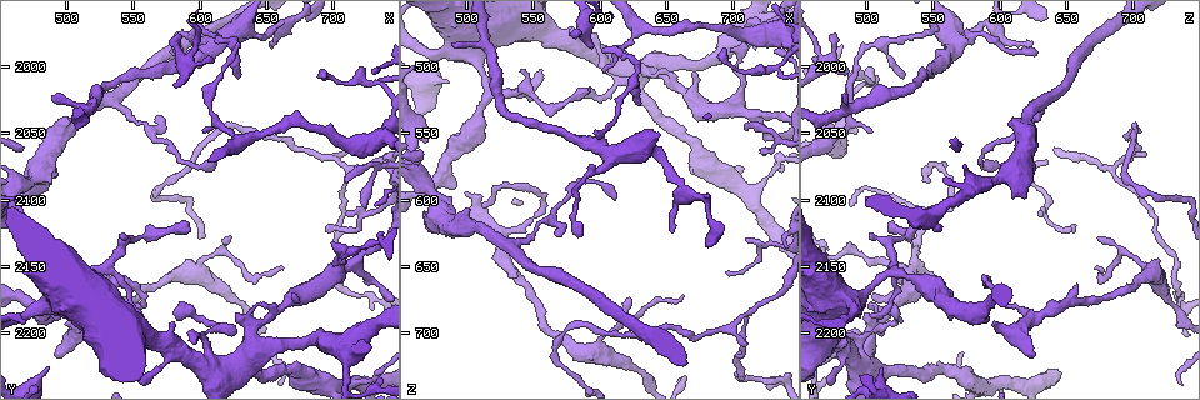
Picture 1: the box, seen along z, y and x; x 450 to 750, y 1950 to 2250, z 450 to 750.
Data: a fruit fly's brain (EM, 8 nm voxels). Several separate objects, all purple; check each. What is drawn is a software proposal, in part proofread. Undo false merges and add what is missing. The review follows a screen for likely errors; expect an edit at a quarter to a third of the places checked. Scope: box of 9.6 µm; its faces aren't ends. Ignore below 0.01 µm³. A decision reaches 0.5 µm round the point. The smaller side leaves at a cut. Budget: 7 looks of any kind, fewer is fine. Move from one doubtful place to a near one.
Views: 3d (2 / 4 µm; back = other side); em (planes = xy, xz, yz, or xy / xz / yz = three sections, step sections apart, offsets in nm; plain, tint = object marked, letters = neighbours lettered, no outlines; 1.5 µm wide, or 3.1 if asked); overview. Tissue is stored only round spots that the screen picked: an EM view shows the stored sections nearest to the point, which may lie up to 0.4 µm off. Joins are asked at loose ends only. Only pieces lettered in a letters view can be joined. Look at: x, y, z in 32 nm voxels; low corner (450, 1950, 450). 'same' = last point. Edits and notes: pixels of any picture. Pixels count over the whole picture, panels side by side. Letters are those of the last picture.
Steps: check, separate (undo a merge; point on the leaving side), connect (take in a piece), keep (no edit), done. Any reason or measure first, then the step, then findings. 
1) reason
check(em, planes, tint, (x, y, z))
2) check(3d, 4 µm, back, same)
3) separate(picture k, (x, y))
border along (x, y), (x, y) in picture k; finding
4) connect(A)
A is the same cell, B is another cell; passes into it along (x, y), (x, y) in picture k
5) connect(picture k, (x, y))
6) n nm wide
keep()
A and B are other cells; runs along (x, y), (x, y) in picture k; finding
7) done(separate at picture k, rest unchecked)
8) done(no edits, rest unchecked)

thin end
check(3d, 4 µm, (712, 2066, 708))

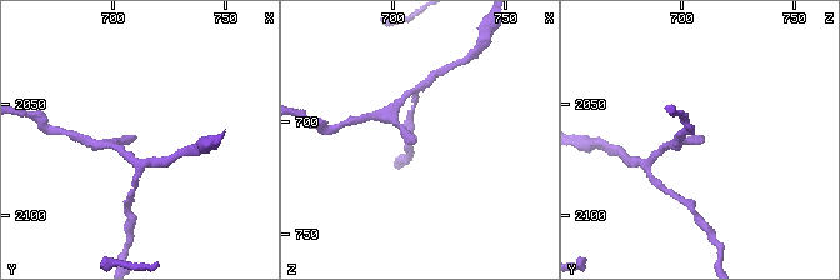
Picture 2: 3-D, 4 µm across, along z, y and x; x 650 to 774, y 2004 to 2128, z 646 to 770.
shape alone is not enough
check(em, planes, plain, (711, 2067, 708))

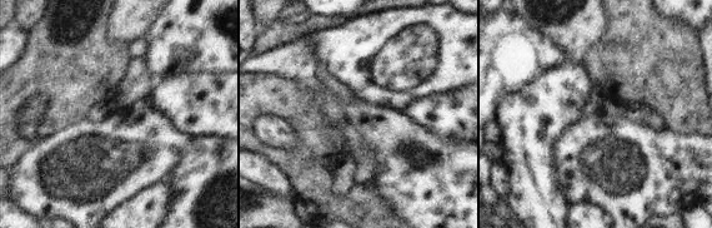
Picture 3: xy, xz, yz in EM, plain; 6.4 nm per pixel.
what lies round it
check(em, planes, letters, same)

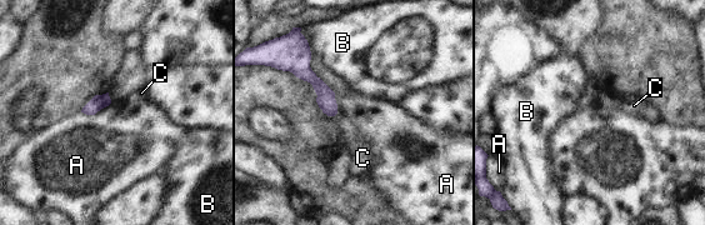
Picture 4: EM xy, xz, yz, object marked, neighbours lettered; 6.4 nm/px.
keep()
A, B and C are other cells; runs along (306, 53), (305, 71), (331, 113) in picture 4; none of them fits

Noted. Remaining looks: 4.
thick turns thin
check(em, xy, step 4, letters, (572, 2164, 702))

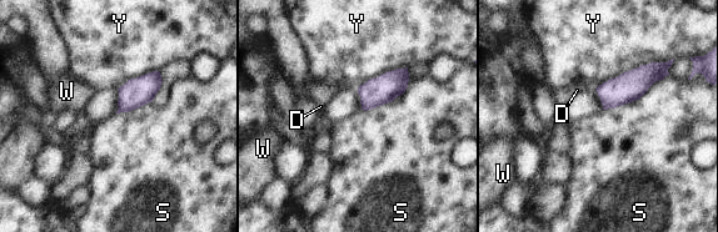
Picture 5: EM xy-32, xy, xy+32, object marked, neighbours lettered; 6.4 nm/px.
100 nm wide
keep()
D, S, W and Y are other cells; border along (668, 75), (638, 99), (603, 110) in picture 5; continuous, no second cell

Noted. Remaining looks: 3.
check(3d, 2 µm, (628, 2010, 526))

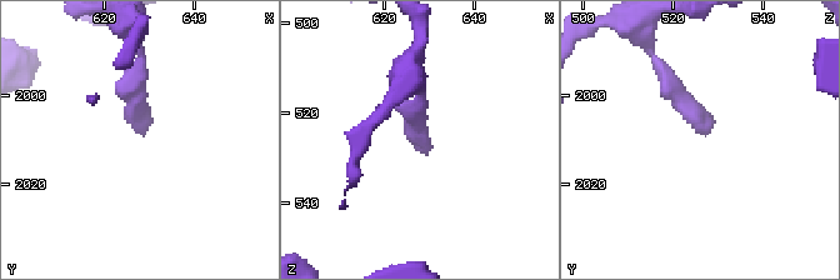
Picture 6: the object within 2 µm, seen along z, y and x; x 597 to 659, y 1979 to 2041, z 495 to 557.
check(em, planes, plain, (629, 2009, 527))

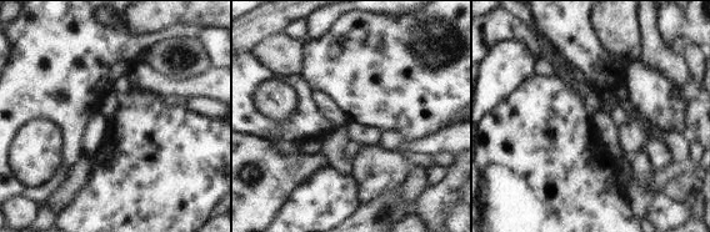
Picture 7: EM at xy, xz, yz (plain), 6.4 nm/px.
see the neighbours
check(em, planes, letters, same)

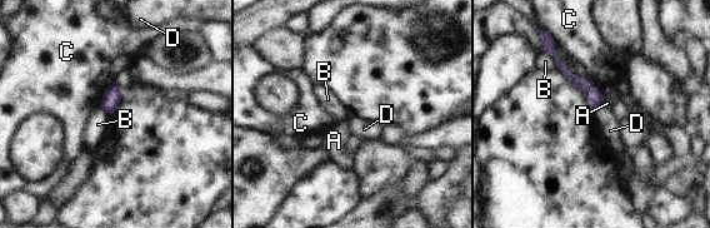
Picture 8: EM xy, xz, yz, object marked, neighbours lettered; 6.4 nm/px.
keep()
A, B, C and D are other cells; border along (540, 50), (545, 50), (556, 67) in picture 8; none of them fits

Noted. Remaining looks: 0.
done(no edits, rest unchecked)

